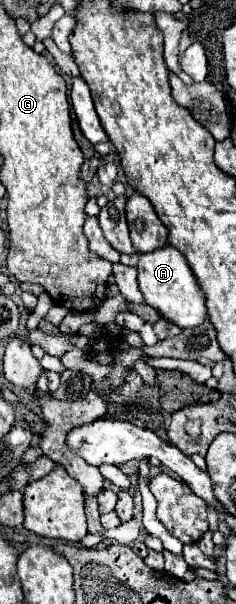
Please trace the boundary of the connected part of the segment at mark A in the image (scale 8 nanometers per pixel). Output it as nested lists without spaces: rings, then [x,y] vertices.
[[[167,244],[163,248],[157,248],[155,252],[139,254],[137,270],[139,270],[139,290],[143,292],[145,302],[153,306],[163,318],[167,318],[169,322],[181,328],[189,328],[205,322],[207,318],[205,294],[197,284],[187,260],[177,248]]]

